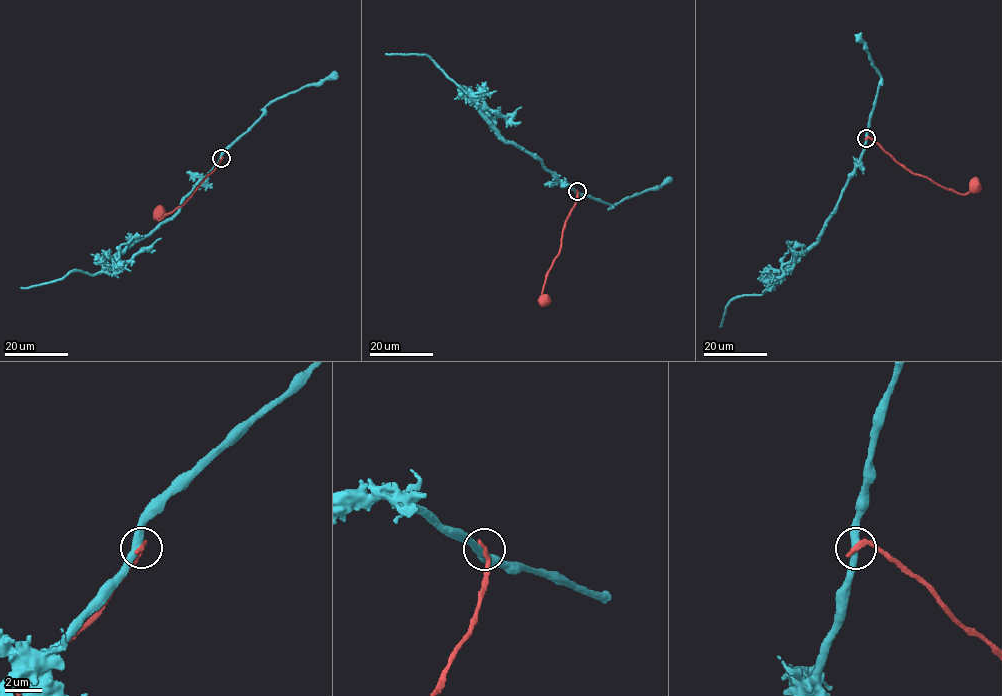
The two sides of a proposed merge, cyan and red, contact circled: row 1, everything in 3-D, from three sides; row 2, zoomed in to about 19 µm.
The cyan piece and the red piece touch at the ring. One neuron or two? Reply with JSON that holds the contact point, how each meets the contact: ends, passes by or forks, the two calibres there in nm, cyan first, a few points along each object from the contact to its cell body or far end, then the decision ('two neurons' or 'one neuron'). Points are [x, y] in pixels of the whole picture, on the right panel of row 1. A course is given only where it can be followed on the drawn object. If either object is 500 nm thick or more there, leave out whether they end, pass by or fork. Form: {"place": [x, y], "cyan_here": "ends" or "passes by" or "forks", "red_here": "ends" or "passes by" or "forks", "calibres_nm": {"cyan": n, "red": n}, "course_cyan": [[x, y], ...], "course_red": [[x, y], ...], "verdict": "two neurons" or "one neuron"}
{"place": [866, 138], "cyan_here": "passes by", "red_here": "ends", "calibres_nm": {"cyan": 380, "red": 320}, "course_cyan": [[866, 138], [855, 173], [841, 194], [836, 209], [819, 238], [761, 295], [735, 296], [726, 305], [719, 326]], "course_red": [[866, 138], [872, 138], [913, 173], [926, 176], [941, 186], [963, 194], [972, 186]], "verdict": "two neurons"}

